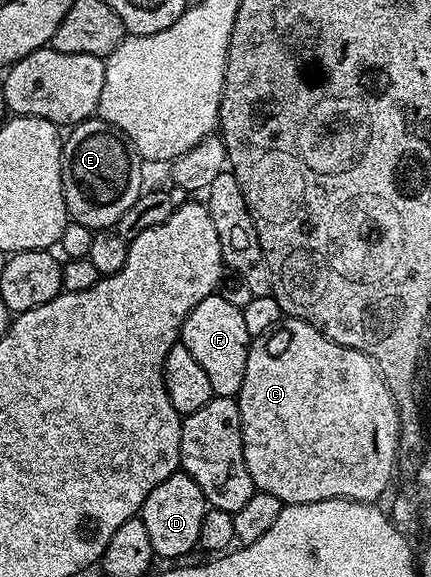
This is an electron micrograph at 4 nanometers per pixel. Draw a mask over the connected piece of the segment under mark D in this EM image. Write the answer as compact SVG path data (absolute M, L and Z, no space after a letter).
M184 472L173 473L171 477L164 479L164 483L152 487L148 499L144 499L140 516L144 527L148 530L148 539L152 539L155 558L182 557L185 553L192 552L193 549L197 550L199 548L200 523L204 523L207 508L204 491L200 491L200 487L196 487L194 480Z

